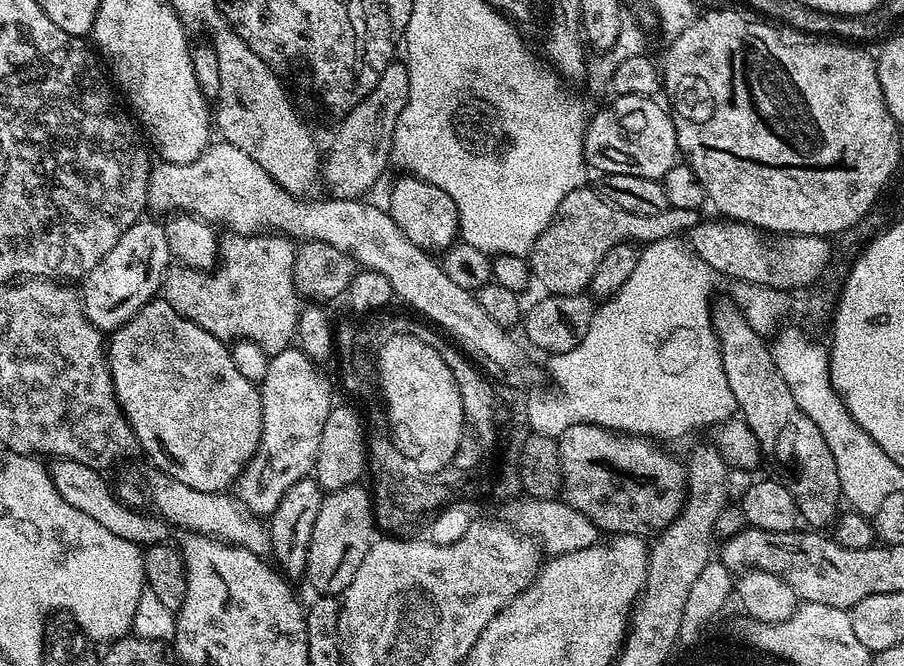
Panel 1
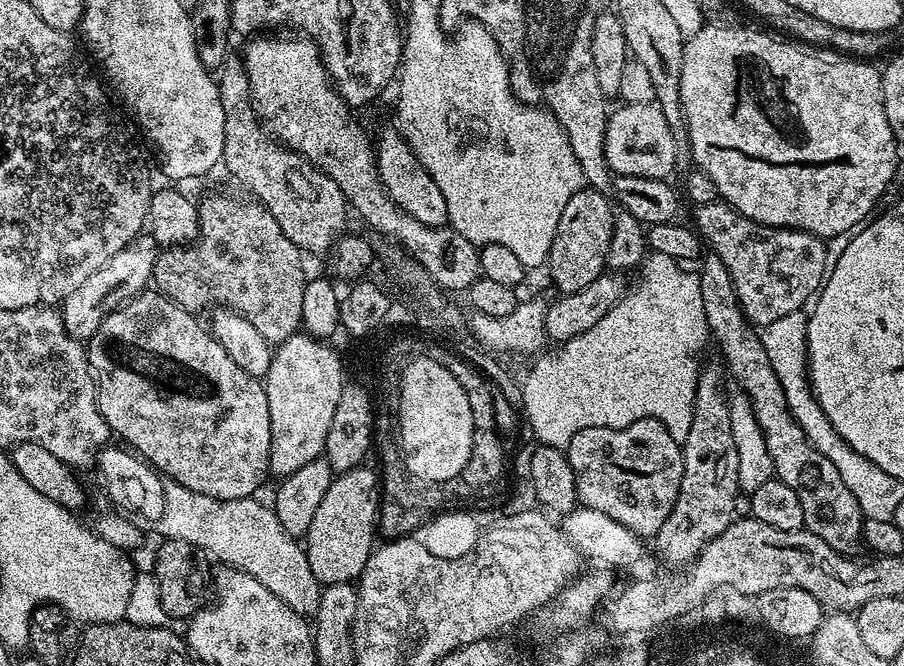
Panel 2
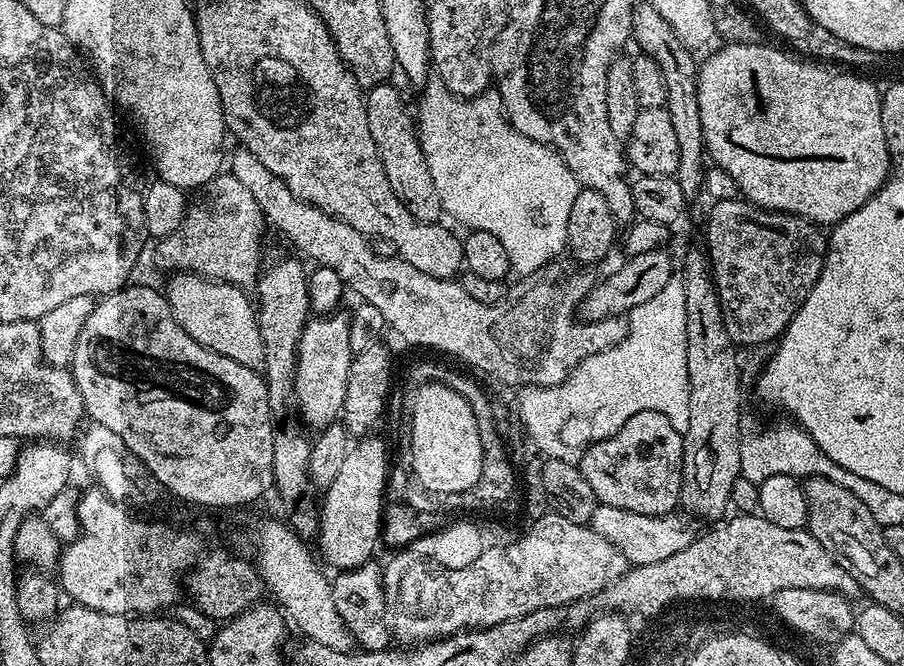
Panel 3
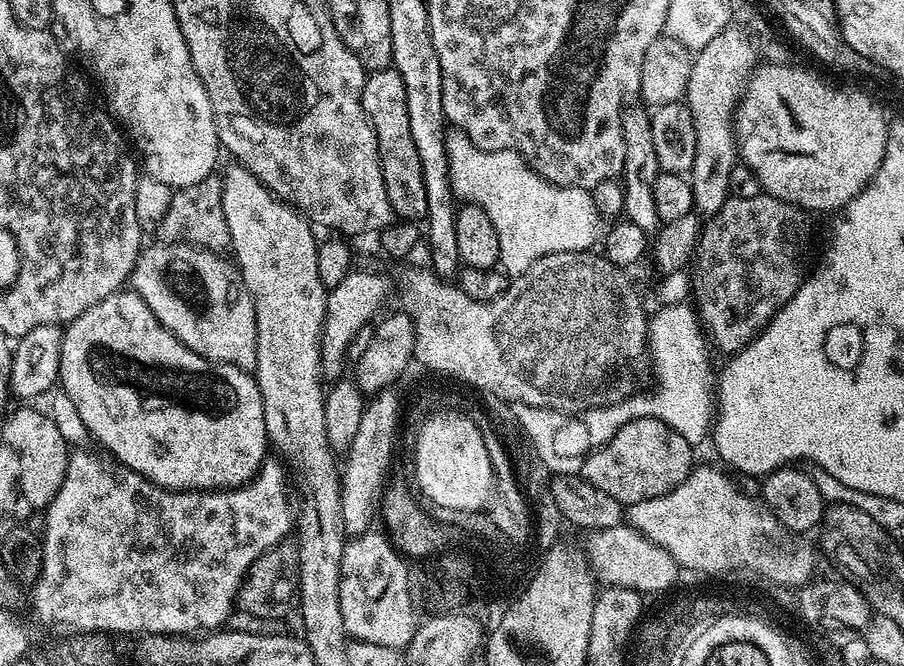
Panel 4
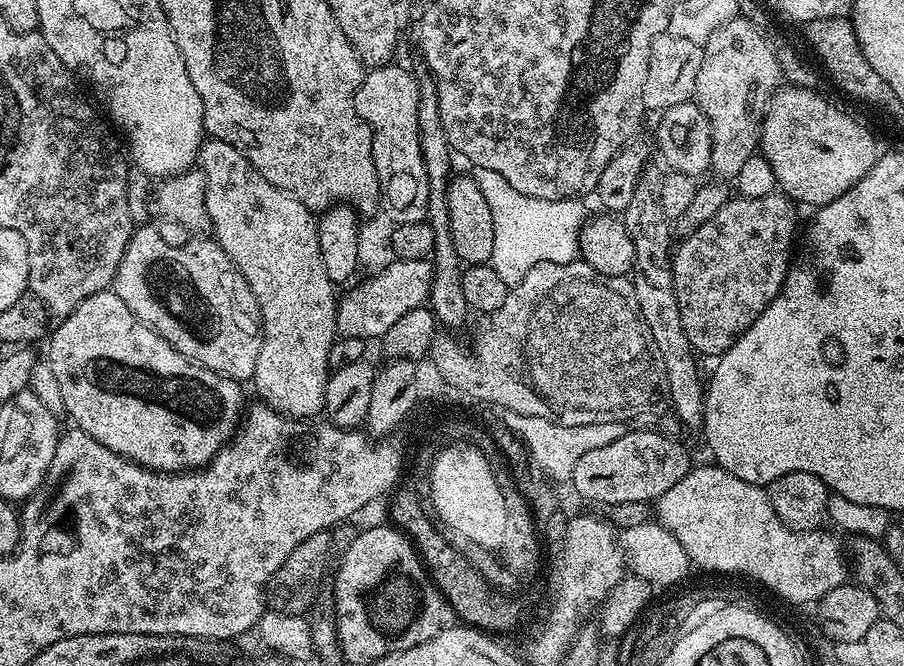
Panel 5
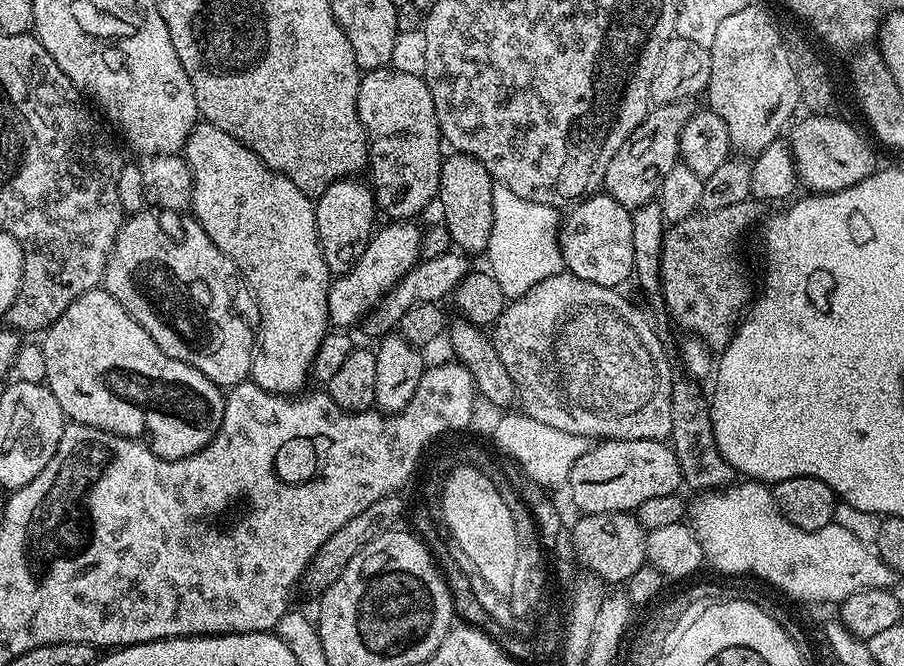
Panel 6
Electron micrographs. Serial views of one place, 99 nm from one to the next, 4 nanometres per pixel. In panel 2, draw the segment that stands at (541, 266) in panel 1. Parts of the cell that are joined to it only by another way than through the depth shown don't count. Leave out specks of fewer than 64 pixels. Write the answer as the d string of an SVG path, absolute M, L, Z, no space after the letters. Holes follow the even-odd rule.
M585 186L566 202L546 261L548 276L557 293L577 292L604 275L615 225L613 201L595 188ZM723 202L697 204L694 211L695 231L706 238L707 247L709 244L712 247L709 249L722 258L728 268L740 309L749 324L767 326L786 314L801 311L808 292L815 293L823 285L830 256L828 260L825 241L821 237L812 232L801 232L799 228L760 224Z

